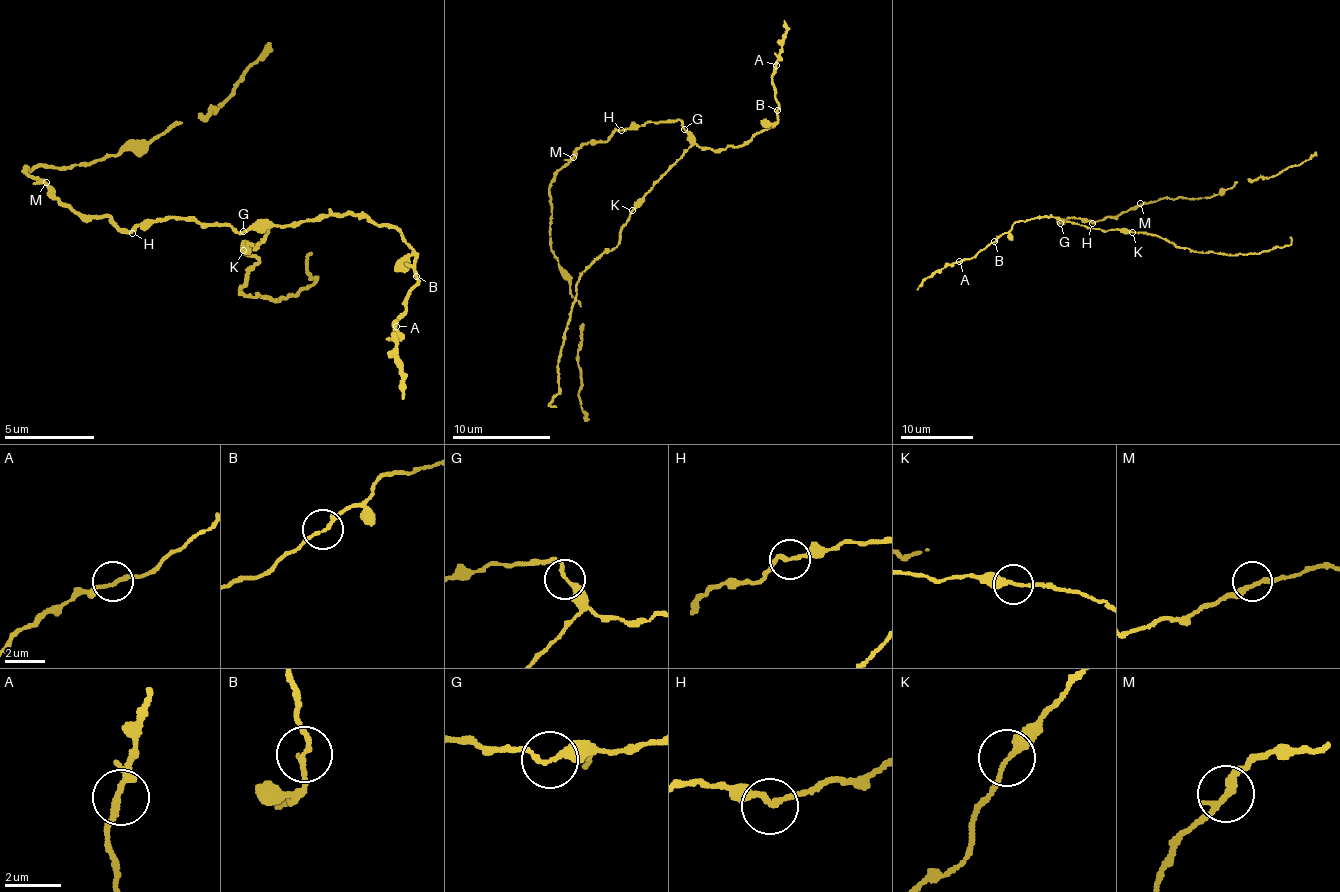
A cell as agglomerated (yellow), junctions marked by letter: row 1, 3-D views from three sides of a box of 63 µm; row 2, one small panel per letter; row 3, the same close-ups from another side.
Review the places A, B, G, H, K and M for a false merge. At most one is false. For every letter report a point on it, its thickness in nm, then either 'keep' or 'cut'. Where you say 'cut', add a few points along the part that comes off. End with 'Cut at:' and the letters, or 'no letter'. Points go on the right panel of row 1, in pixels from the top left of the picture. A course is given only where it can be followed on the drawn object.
A: place (959, 261); calibre 200 nm; keep
B: place (994, 241); calibre 170 nm; keep
G: place (1060, 223); calibre 220 nm; keep
H: place (1092, 223); calibre 200 nm; keep
K: place (1132, 232); calibre 240 nm; keep
M: place (1140, 203); calibre 240 nm; keep
Cut at: no letter

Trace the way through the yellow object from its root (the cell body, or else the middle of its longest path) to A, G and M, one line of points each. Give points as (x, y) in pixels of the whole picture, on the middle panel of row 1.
A: (639, 126), (680, 119), (699, 147), (748, 145), (776, 121), (779, 102), (771, 80), (776, 65)
G: (639, 126), (649, 121), (680, 119), (684, 129)
M: (639, 126), (612, 131), (606, 140), (590, 140), (576, 147), (573, 157)

